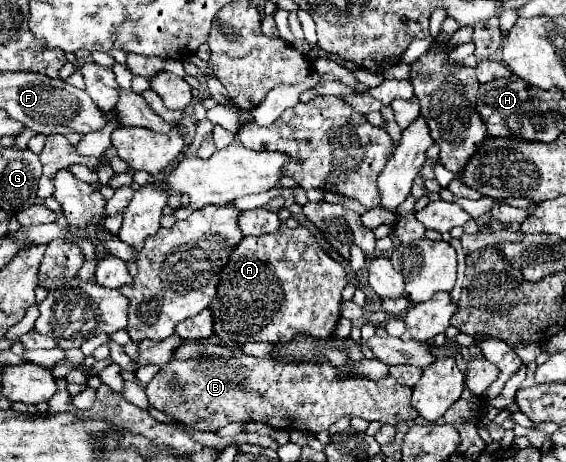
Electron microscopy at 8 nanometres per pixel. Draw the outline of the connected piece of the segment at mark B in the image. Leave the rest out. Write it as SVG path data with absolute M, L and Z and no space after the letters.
M182 342L176 350L170 362L160 368L160 372L152 378L152 382L146 388L148 400L154 408L174 416L178 422L198 430L198 432L216 432L224 428L228 422L264 422L270 424L276 430L306 430L312 434L318 434L322 430L328 430L336 420L342 416L348 418L364 418L368 422L376 420L380 424L392 424L398 426L402 422L410 422L418 416L418 410L412 408L410 396L412 390L398 384L392 376L374 382L368 378L348 378L340 374L336 366L330 362L298 362L298 364L282 364L274 358L256 358L248 356L238 348L228 348L220 344L210 342Z

